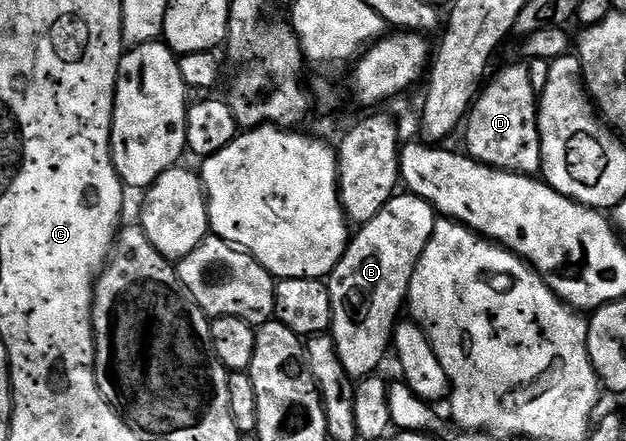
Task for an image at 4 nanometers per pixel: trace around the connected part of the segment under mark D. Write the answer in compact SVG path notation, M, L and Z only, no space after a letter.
M525 61L515 66L506 66L494 79L483 85L479 95L471 106L468 117L464 122L466 130L466 146L470 157L477 162L484 162L495 166L498 170L513 170L515 174L537 175L542 168L542 145L538 131L538 103L539 95L532 88L530 67Z

